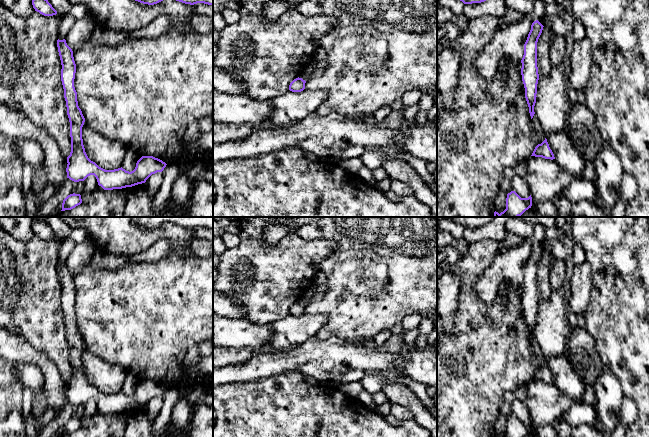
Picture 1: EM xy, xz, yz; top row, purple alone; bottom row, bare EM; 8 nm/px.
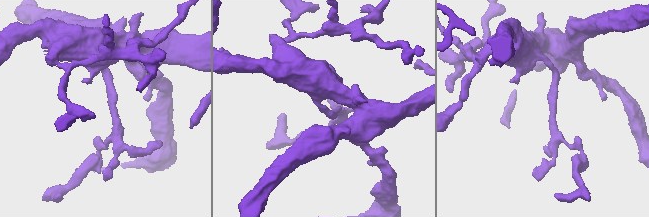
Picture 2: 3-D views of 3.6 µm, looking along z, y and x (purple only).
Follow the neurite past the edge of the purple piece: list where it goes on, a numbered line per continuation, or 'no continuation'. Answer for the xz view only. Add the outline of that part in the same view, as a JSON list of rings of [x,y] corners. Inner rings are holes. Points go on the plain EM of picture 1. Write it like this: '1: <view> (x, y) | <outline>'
no continuation

